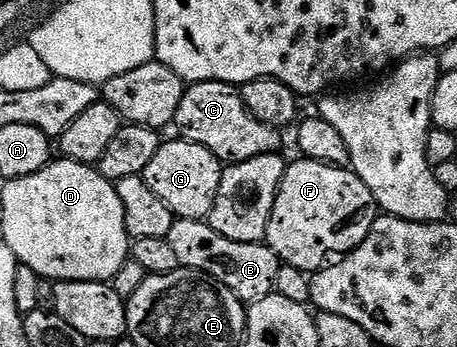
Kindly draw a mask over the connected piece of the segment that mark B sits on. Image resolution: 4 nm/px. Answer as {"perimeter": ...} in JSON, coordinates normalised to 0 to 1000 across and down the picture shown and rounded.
{"perimeter":[[[396,628],[383,637],[365,674],[370,703],[387,738],[394,769],[438,778],[473,813],[501,830],[534,876],[567,870],[602,833],[606,784],[615,764],[611,741],[575,697],[521,697],[484,680],[453,634]]]}

